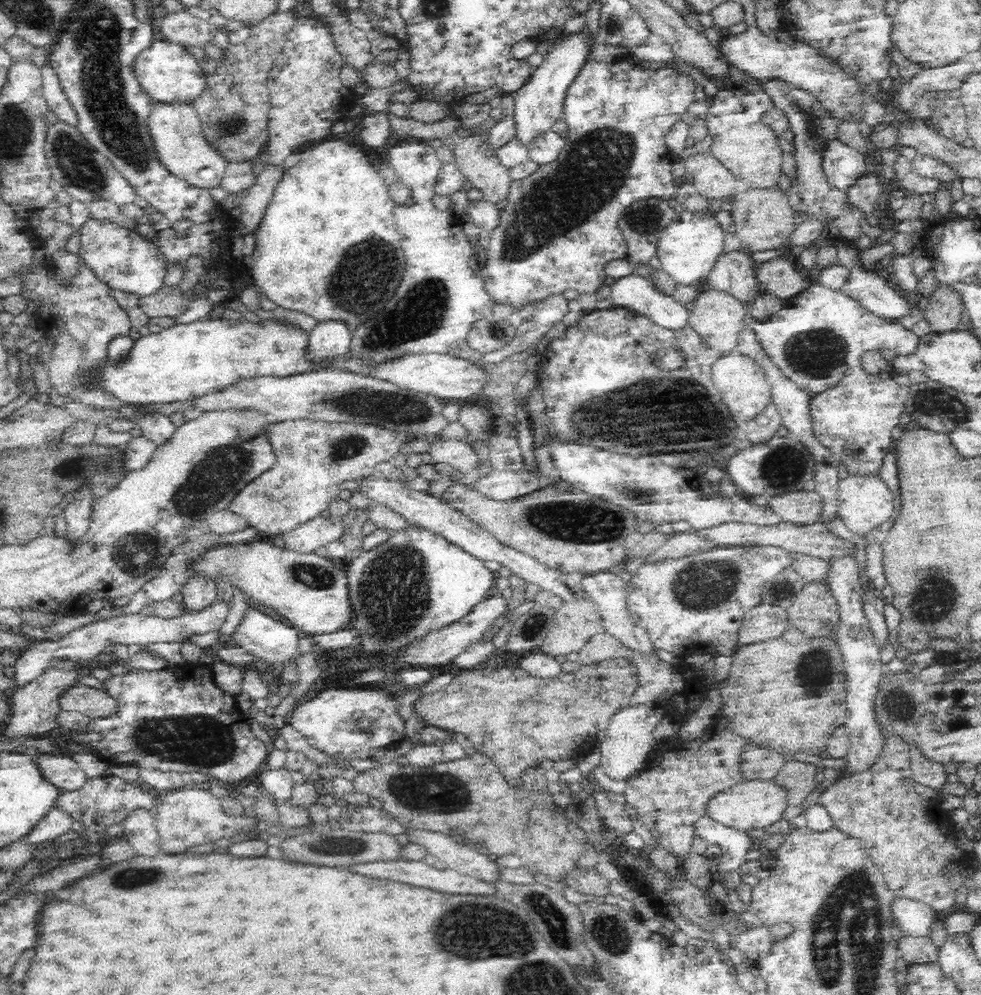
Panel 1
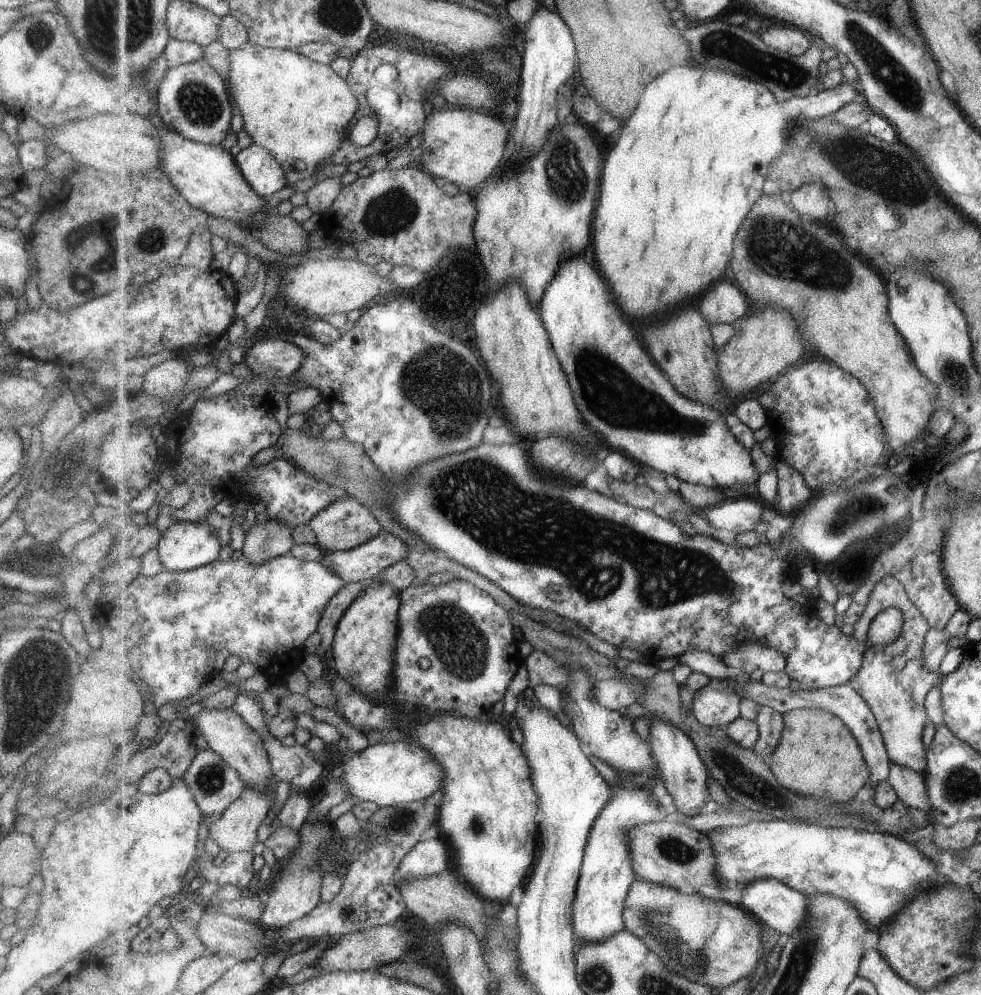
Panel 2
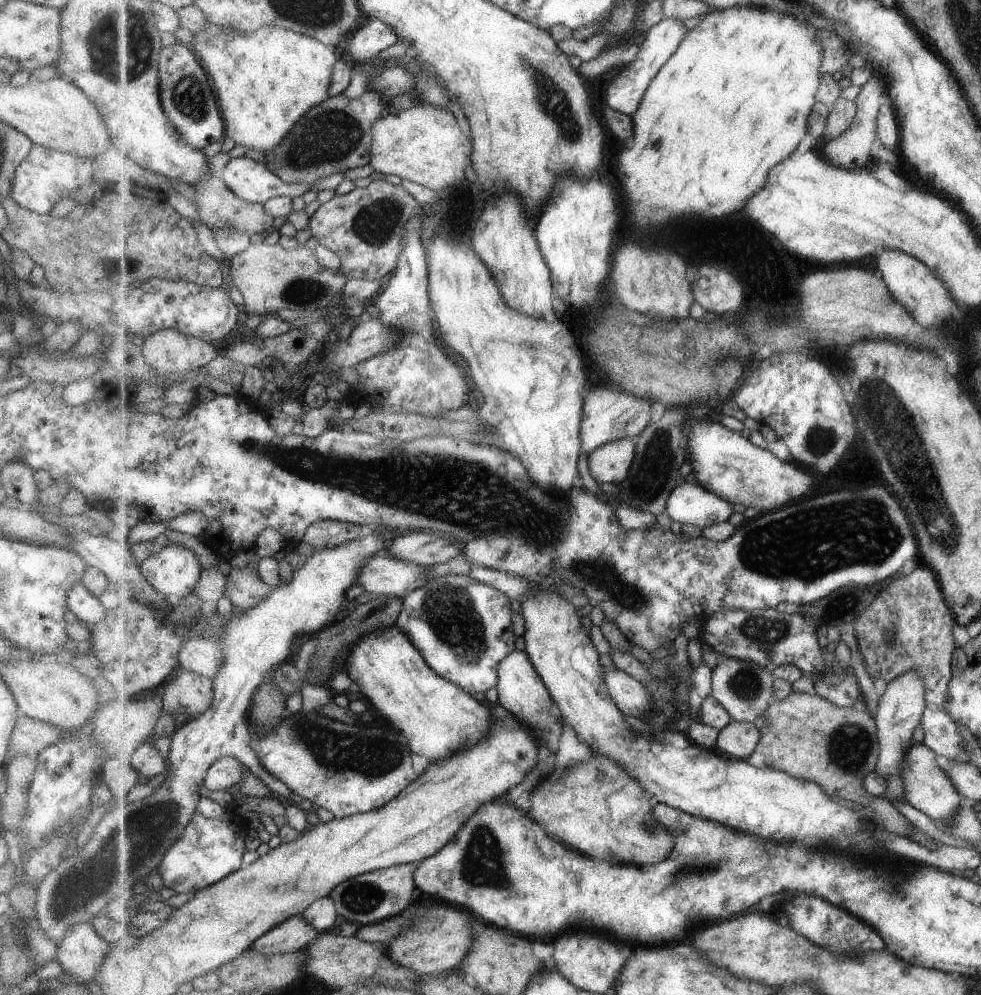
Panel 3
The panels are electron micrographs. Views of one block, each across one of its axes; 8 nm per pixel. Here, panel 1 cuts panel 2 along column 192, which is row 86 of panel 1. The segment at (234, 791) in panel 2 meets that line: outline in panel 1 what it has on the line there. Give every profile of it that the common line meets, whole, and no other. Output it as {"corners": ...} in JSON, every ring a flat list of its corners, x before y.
{"corners":[[768,80,760,81,766,94,774,99,774,106,781,109,790,123,794,134,792,146,795,150,796,176,791,180,790,187,785,191,792,210,804,212,806,217,814,217,828,226,830,222,838,228,844,241,854,242,862,236,860,225,861,211,850,207,845,191,834,188,822,170,822,149,829,138,836,138,839,124,835,118,828,116,820,103,804,90,792,88,787,82]]}

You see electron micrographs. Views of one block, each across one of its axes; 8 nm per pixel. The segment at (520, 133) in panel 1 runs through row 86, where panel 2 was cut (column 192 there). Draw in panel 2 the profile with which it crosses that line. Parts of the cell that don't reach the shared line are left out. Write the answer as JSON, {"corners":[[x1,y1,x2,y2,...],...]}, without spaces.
{"corners":[[175,521,168,529,164,530,160,543,156,548,159,559,167,571,186,571,195,567,202,567,219,558,223,550,219,536,207,522]]}

